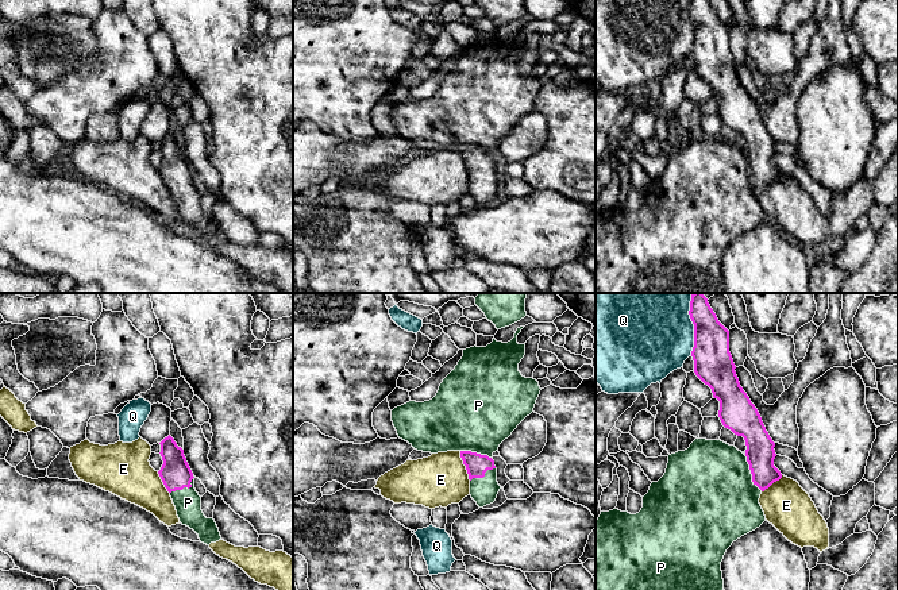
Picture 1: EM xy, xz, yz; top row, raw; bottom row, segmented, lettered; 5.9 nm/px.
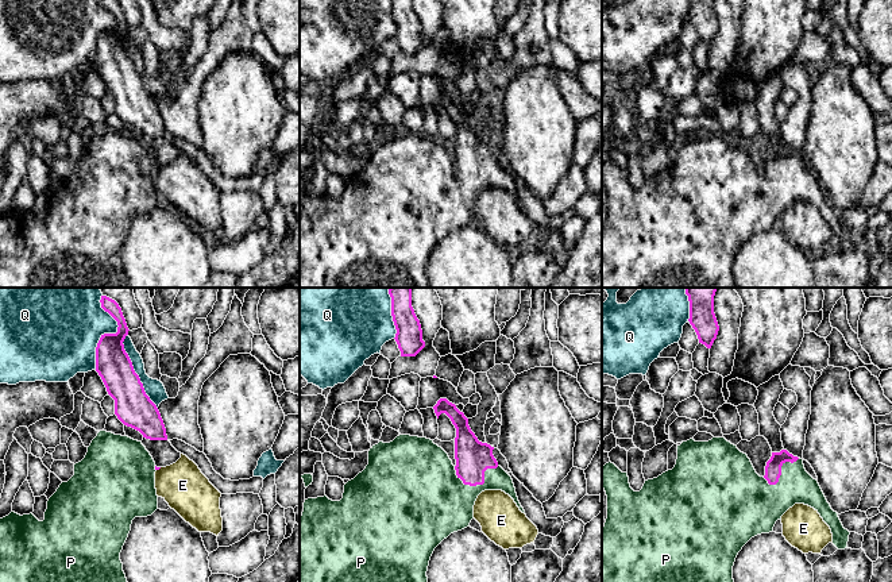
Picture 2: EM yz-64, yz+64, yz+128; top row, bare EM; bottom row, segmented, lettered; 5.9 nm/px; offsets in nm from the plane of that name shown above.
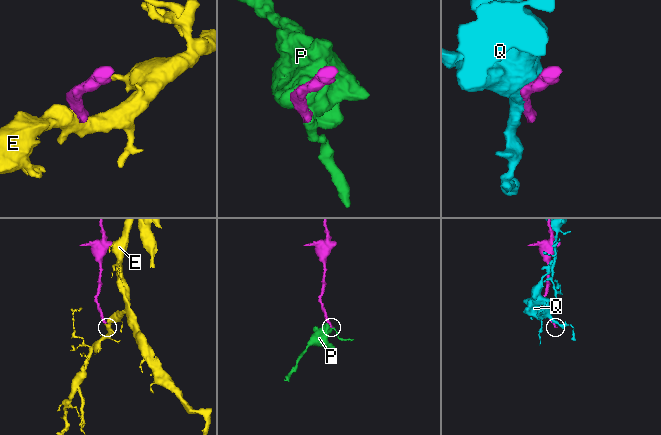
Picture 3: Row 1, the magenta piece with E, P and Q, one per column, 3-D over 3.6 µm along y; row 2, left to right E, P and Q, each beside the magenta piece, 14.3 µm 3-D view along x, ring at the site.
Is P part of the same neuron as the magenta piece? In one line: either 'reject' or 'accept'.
accept

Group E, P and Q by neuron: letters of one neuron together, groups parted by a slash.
E / P / Q

